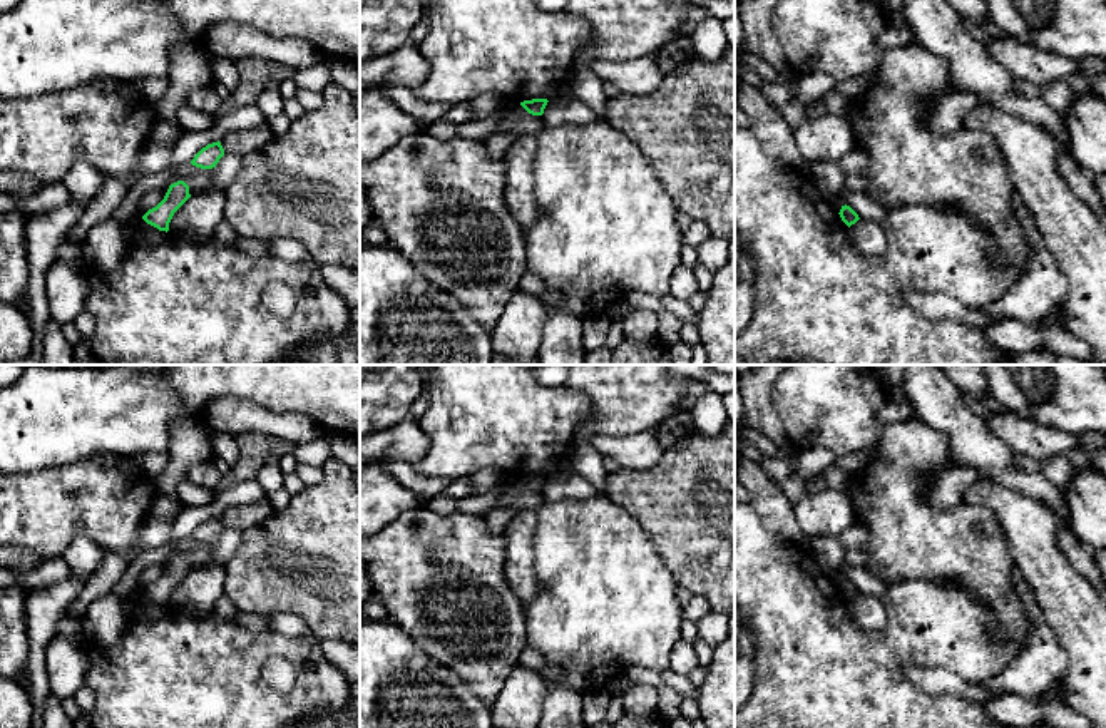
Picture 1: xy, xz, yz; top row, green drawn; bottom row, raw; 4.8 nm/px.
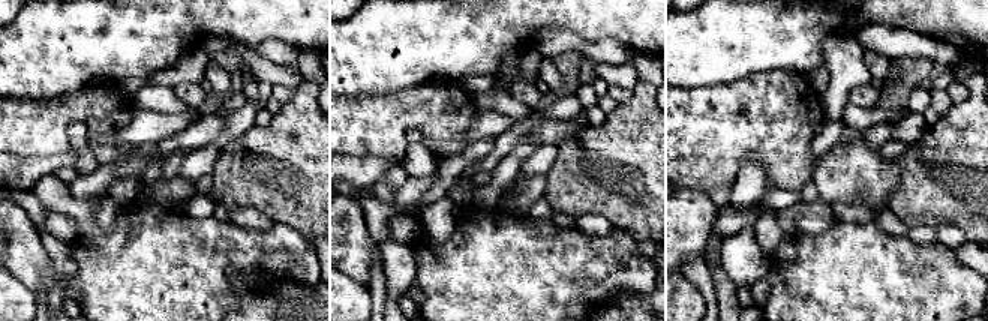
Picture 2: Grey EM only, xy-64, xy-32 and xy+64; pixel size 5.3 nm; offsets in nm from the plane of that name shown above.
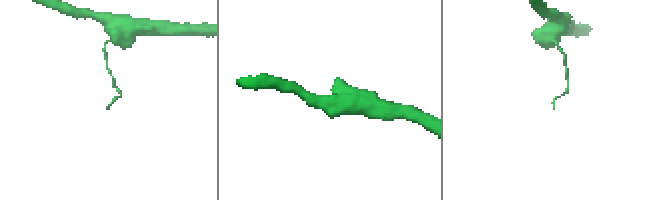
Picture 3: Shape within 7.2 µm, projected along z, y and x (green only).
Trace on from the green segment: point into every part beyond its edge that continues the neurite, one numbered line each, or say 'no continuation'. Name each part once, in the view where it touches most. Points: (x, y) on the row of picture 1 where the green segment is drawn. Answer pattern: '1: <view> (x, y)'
no continuation

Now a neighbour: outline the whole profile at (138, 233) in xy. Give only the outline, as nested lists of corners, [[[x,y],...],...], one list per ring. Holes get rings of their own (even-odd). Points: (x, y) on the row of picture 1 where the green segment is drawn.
[[[142,218],[124,226],[124,239],[129,246],[156,246],[166,231],[147,224]]]

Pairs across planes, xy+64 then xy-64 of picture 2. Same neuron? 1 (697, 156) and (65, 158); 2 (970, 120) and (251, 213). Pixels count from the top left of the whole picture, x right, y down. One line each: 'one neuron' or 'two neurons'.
1: two neurons
2: two neurons

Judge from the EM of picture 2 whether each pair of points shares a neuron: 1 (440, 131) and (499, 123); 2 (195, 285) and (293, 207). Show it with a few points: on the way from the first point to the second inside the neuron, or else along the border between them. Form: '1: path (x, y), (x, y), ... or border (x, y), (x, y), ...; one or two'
1: border (477, 110), (464, 137), (467, 144); two
2: border (273, 221), (288, 224), (308, 237); two

